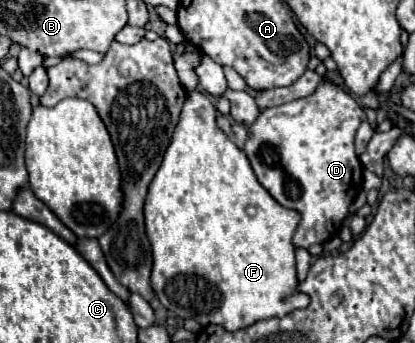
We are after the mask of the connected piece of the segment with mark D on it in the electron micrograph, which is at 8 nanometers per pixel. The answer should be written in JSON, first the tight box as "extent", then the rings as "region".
{"extent":[244,78,366,248],"region":[[[322,78],[318,88],[306,96],[292,100],[284,106],[266,108],[260,112],[256,122],[248,126],[248,140],[244,152],[252,164],[252,170],[258,182],[270,192],[270,196],[280,202],[284,208],[292,208],[300,212],[302,220],[294,234],[294,246],[308,248],[310,244],[324,244],[334,238],[350,210],[350,204],[356,200],[362,188],[362,164],[358,160],[354,138],[358,126],[366,120],[364,110],[358,102],[348,96],[340,86],[336,86],[330,78]]]}

